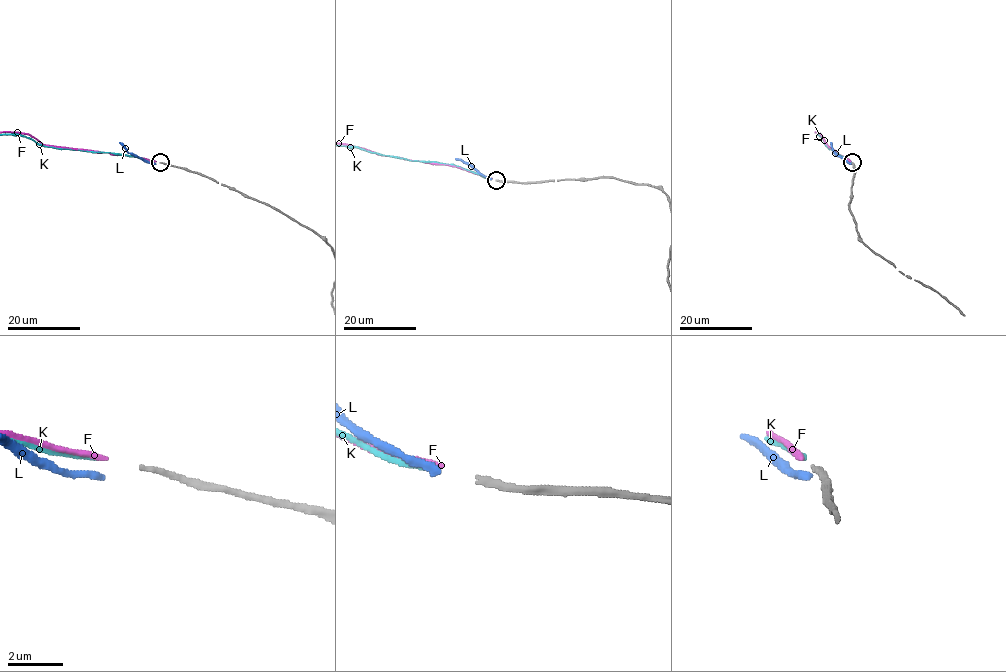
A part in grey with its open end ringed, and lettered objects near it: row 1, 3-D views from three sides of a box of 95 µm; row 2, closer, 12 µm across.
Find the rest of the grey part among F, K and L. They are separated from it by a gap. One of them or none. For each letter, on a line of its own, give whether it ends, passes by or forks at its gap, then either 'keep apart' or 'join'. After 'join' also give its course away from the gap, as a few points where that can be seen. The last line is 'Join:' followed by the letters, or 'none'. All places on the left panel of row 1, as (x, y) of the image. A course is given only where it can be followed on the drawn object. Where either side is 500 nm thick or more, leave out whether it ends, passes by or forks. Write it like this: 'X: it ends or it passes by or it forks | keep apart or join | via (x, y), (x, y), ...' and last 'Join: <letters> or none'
F: it ends | keep apart
K: it ends | keep apart
L: it ends | keep apart
Join: none

